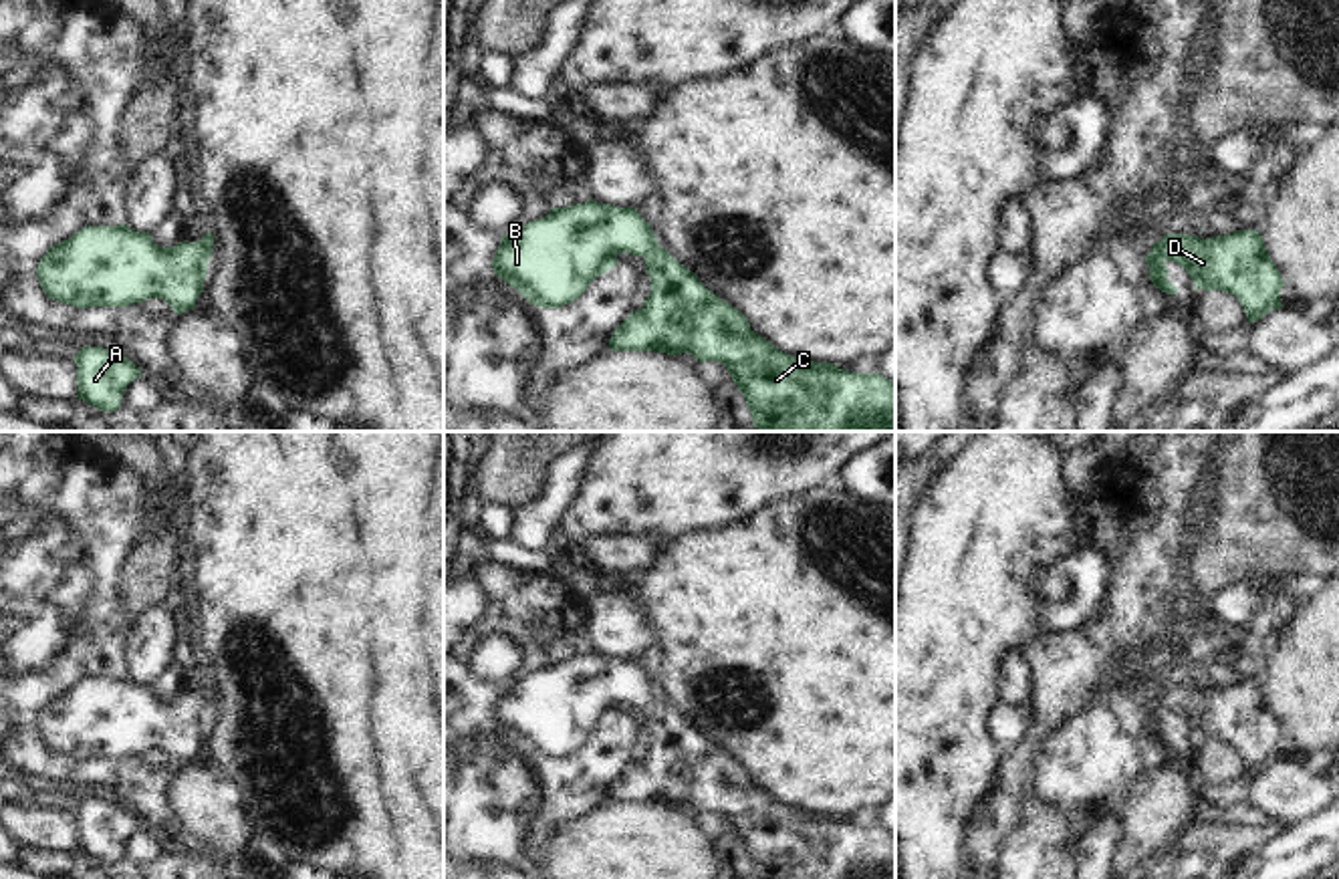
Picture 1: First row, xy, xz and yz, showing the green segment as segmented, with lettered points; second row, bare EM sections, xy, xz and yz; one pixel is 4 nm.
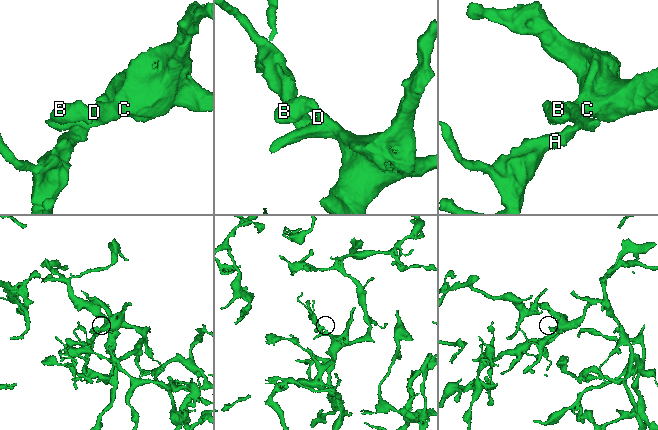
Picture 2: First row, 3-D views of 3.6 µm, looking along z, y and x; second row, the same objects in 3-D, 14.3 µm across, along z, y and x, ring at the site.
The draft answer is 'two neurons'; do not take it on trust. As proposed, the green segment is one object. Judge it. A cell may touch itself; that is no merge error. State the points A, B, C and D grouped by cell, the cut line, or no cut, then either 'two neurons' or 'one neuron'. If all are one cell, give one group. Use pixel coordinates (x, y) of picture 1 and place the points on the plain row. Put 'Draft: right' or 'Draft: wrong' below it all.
A B C D | no cut | one neuron
Draft: wrong

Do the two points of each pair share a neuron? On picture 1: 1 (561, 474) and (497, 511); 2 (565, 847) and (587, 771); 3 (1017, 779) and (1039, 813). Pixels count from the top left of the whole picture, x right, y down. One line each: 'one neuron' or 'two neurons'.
1: two neurons
2: two neurons
3: two neurons

